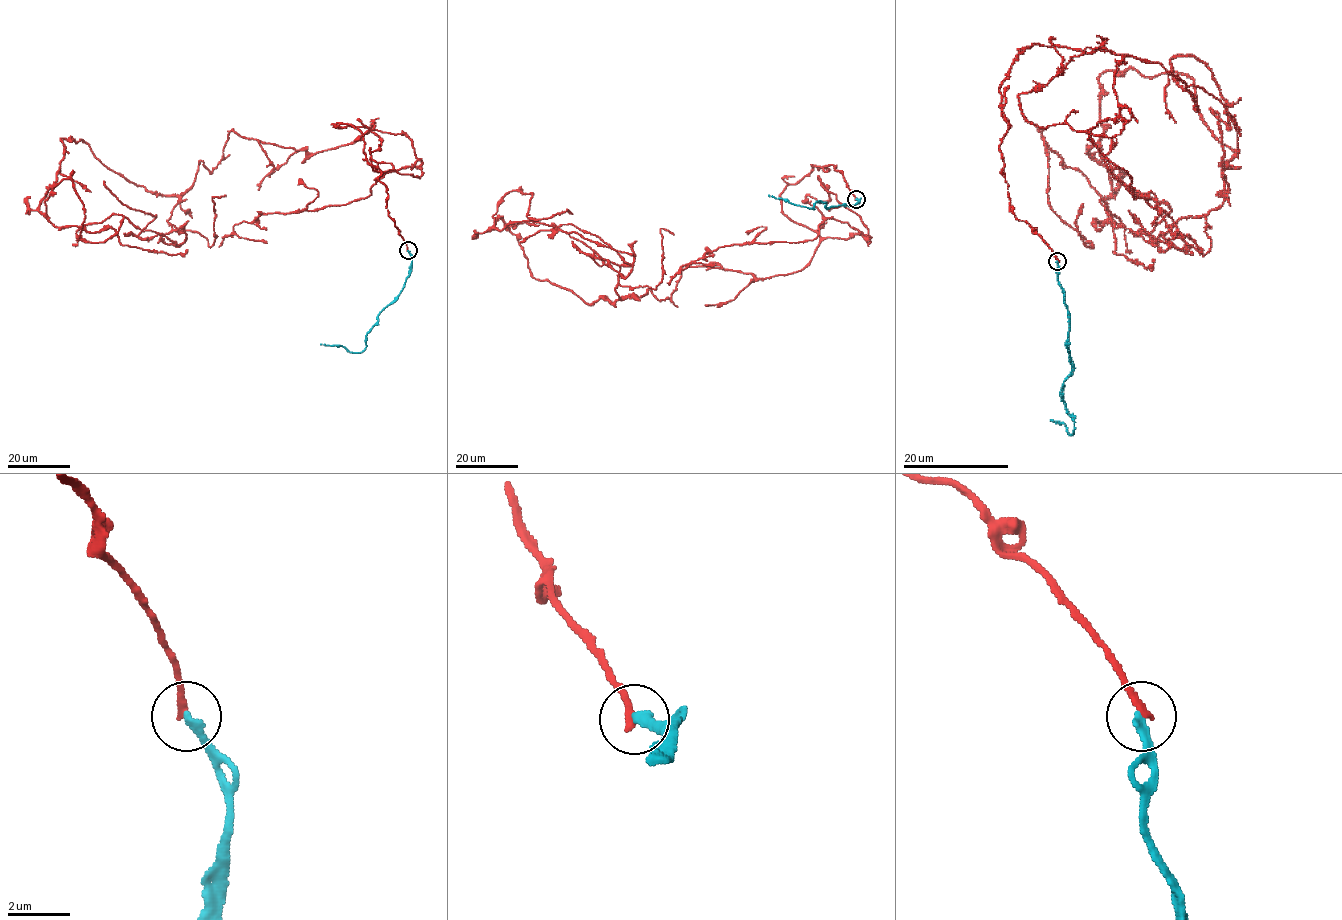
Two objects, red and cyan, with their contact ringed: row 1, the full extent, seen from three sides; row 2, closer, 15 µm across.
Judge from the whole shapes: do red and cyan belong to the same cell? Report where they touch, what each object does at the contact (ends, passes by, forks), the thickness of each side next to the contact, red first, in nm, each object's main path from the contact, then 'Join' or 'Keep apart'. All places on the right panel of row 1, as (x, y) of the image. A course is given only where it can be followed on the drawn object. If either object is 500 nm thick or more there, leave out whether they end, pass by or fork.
Place: (1057, 261). At the ring red ends. At the ring cyan ends. Thickness 240 nm (red) against 260 nm. Course of red: (1057, 260), (1010, 66), (1201, 60), (1233, 168), (1189, 76), (1103, 72), (1111, 193), (1043, 140), (1083, 203). Course of cyan: (1057, 260), (1069, 323), (1071, 368), (1062, 399), (1074, 422), (1071, 434), (1063, 423), (1050, 419). Keep apart

